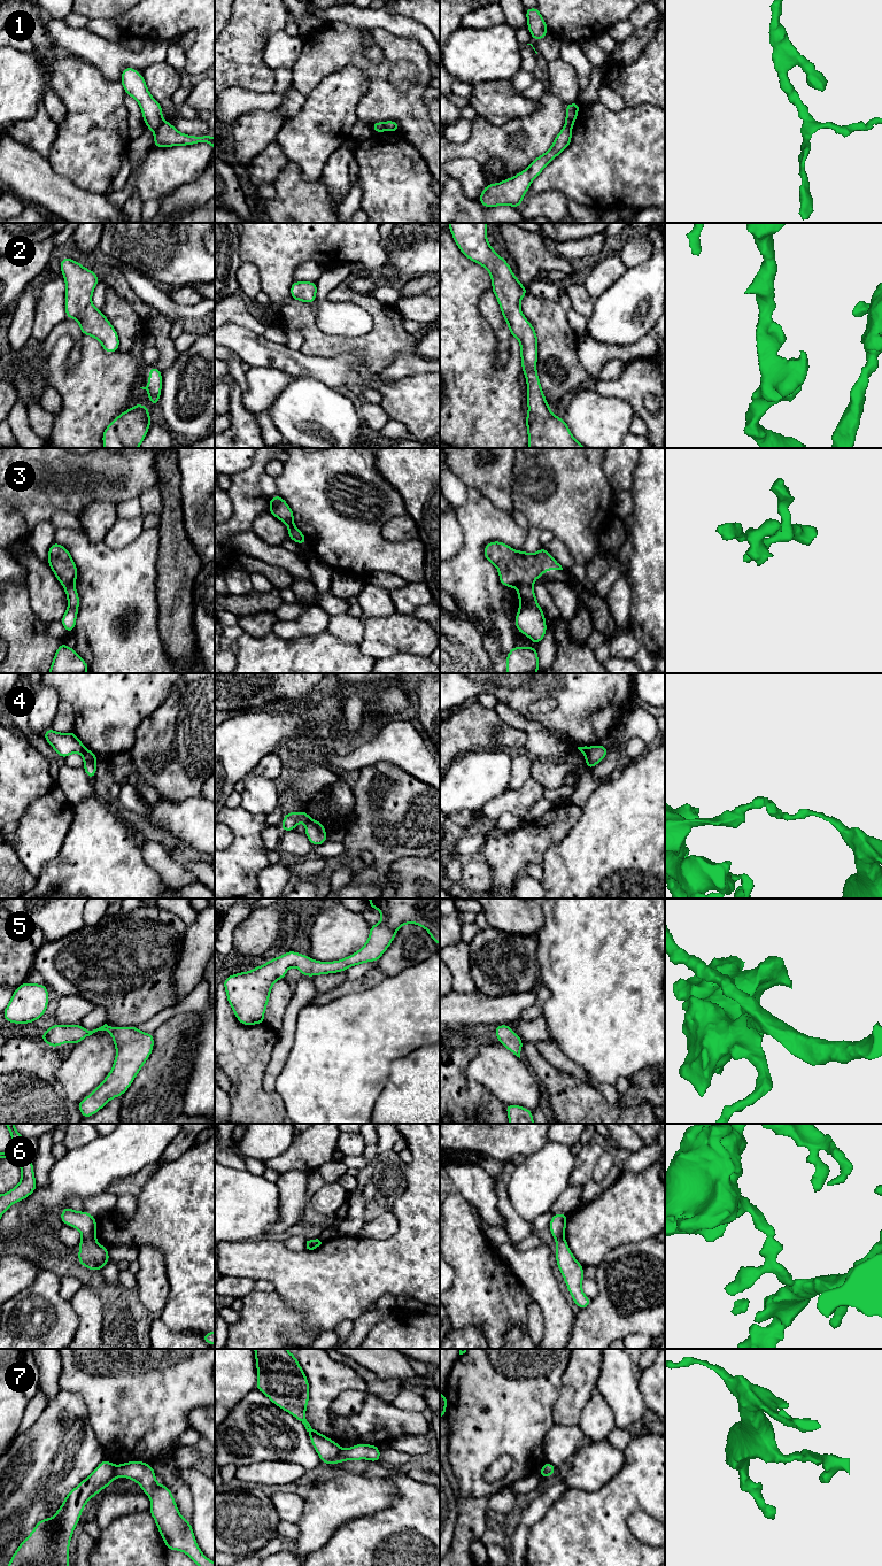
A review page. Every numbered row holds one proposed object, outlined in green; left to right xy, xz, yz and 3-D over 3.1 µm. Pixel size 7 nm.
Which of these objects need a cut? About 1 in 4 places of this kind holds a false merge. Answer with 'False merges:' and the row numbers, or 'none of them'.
False merges: 1, 3, 4, 6, 7

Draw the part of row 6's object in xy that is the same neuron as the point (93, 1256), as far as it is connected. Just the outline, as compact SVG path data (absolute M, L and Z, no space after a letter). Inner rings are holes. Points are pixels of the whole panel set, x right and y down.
M82 1239L79 1242L78 1263L92 1271L100 1271L110 1260L108 1248L96 1242L96 1239Z

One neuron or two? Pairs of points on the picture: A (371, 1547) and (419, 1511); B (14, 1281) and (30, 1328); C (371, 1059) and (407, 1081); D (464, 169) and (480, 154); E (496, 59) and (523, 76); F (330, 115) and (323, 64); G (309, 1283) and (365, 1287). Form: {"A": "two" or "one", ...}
{"A": "one", "B": "two", "C": "two", "D": "two", "E": "two", "F": "two", "G": "one"}

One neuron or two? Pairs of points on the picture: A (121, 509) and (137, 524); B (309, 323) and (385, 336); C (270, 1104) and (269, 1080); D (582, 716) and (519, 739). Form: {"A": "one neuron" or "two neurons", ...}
{"A": "two neurons", "B": "one neuron", "C": "two neurons", "D": "two neurons"}

